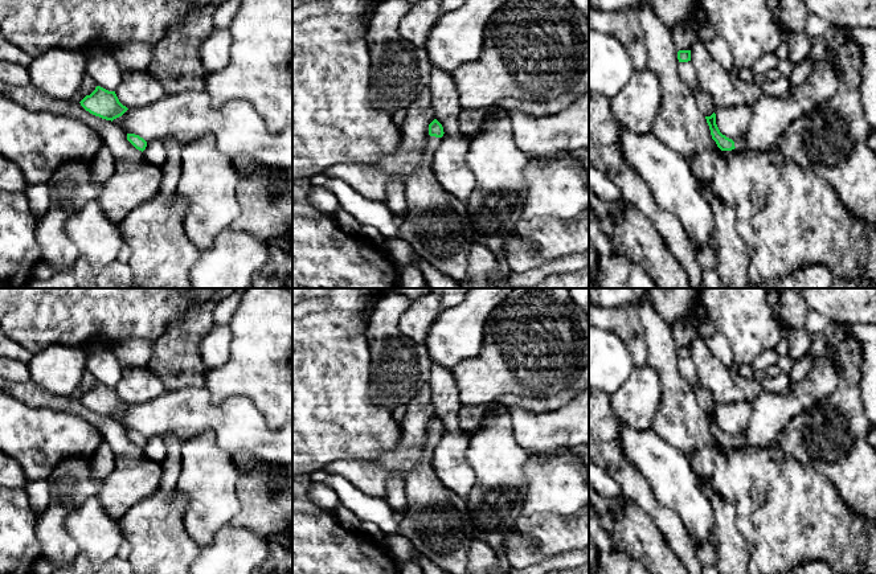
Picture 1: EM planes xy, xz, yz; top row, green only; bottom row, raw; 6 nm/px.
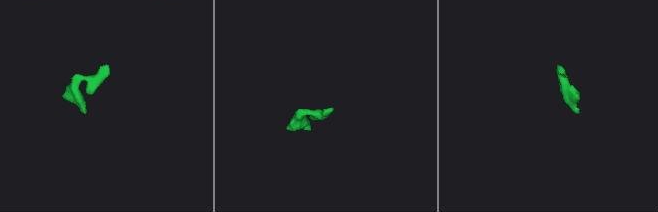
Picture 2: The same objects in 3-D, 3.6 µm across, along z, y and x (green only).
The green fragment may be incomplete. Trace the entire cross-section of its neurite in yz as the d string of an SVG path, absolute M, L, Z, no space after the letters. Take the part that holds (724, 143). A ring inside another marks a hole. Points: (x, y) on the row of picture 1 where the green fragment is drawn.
M713 112L711 116L705 116L707 123L711 130L712 139L716 142L717 147L721 151L732 151L736 147L742 147L745 144L745 136L736 139L734 142L725 135L723 135L716 124L716 114Z

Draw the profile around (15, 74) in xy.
M0 61L0 81L13 86L25 86L30 83L30 77L25 66L8 61Z

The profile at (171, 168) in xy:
M164 139L163 144L167 149L165 163L160 167L161 171L161 186L160 193L167 198L171 198L177 189L180 180L181 159L180 152L183 144L173 139Z

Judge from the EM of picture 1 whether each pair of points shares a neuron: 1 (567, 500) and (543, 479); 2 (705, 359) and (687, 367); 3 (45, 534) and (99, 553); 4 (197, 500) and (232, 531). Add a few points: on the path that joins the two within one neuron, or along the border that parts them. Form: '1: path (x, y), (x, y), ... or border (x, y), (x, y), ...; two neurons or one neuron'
1: path (561, 495), (548, 482); one neuron
2: border (690, 357), (699, 382), (708, 392); two neurons
3: border (66, 517), (65, 527), (80, 552); two neurons
4: border (236, 520), (225, 524), (211, 544), (203, 545); two neurons

